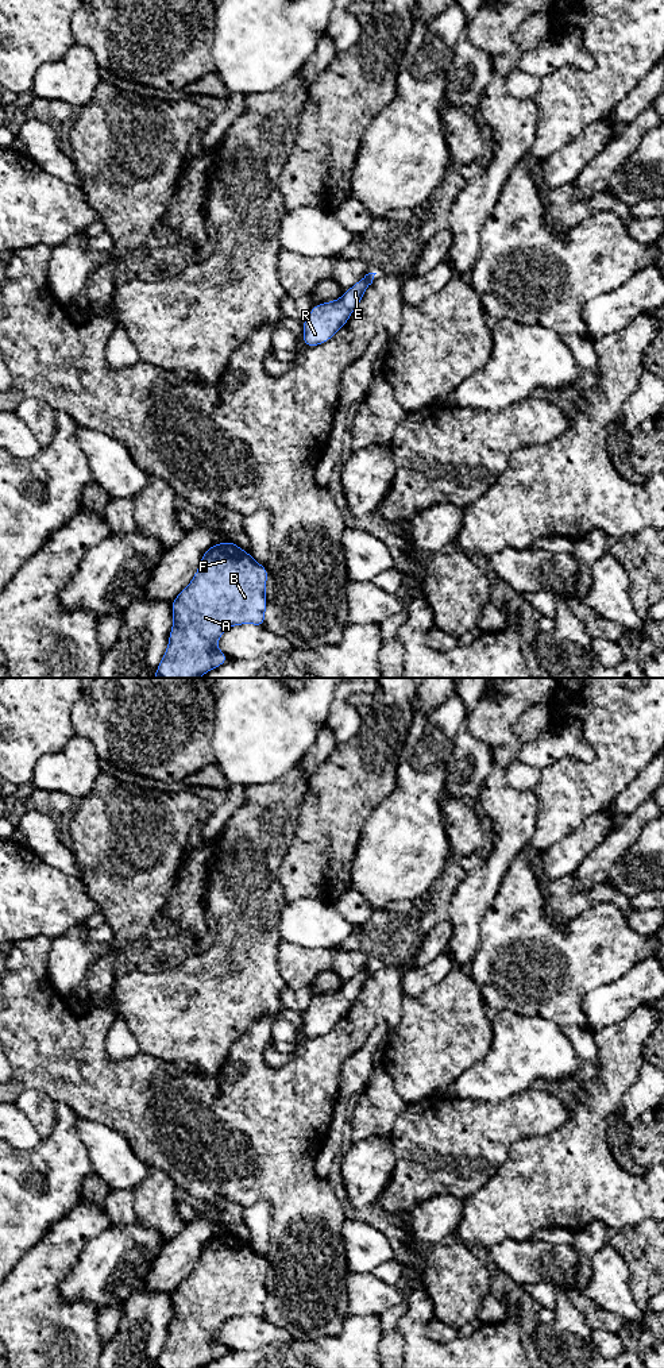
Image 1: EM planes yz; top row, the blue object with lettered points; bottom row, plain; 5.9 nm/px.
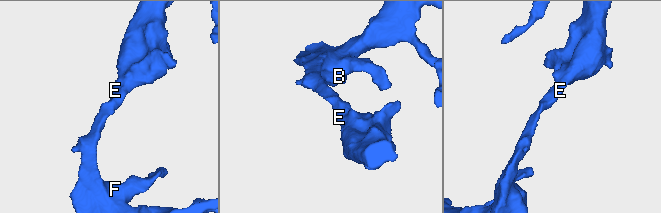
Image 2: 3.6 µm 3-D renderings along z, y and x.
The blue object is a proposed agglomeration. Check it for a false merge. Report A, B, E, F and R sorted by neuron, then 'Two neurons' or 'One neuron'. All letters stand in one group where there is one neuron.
Groups: A B E F R. One neuron

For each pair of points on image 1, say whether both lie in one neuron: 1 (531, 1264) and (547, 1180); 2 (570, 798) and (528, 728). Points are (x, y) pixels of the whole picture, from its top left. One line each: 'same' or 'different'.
1: different
2: different

